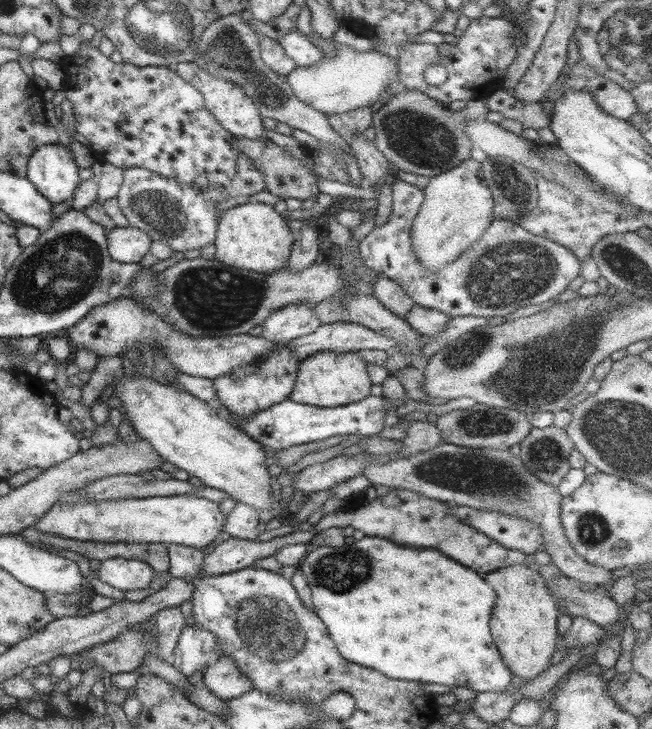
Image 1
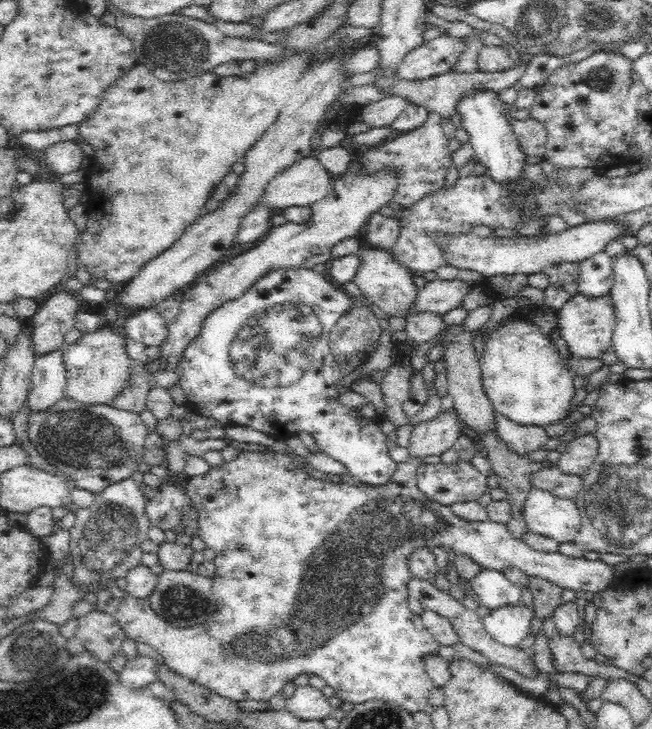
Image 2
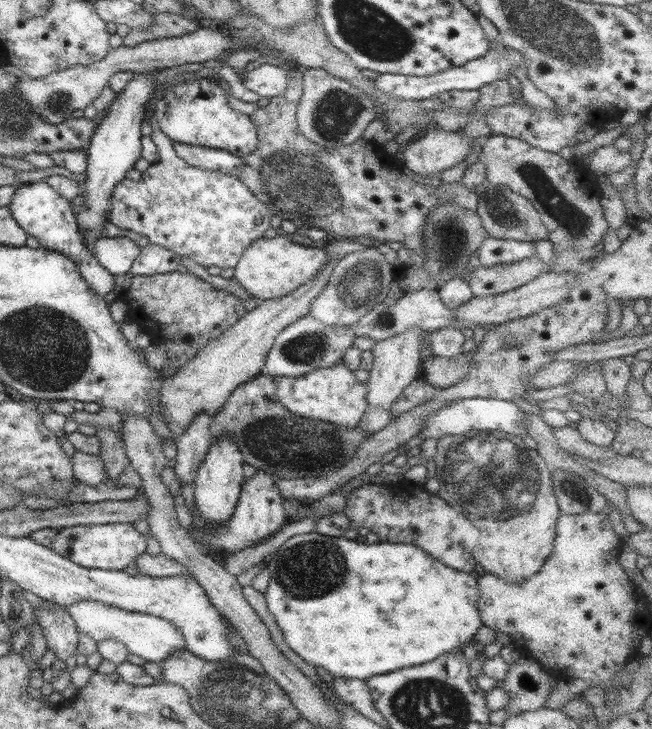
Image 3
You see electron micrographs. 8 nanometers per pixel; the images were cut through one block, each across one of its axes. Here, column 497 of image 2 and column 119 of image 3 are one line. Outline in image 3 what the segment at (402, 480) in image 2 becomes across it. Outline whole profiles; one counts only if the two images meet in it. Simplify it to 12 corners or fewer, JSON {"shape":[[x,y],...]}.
{"shape":[[132,523],[61,528],[51,550],[82,568],[122,571],[145,553]]}

